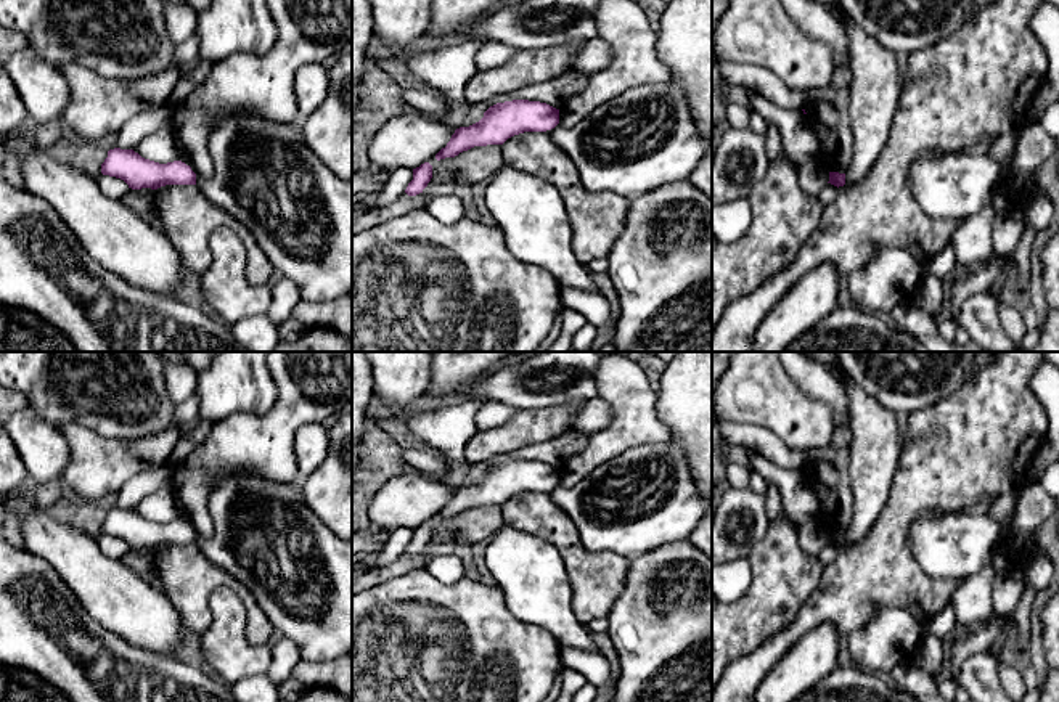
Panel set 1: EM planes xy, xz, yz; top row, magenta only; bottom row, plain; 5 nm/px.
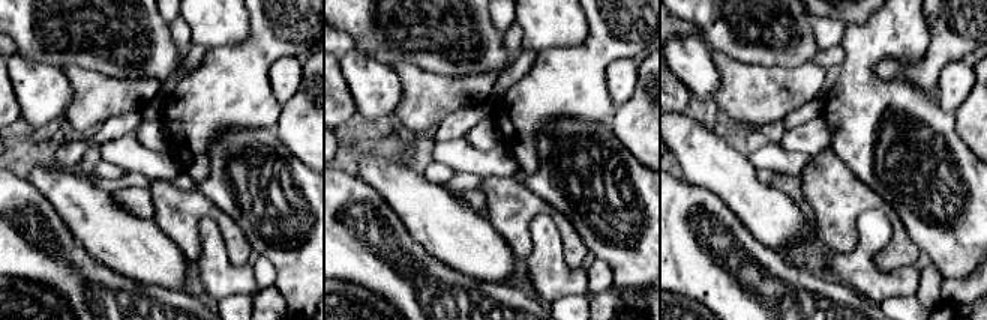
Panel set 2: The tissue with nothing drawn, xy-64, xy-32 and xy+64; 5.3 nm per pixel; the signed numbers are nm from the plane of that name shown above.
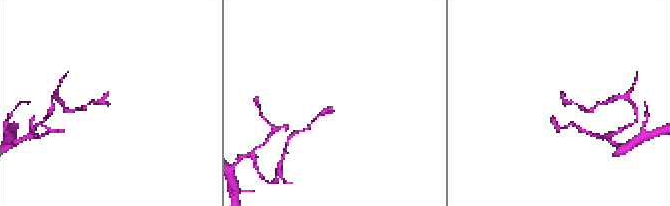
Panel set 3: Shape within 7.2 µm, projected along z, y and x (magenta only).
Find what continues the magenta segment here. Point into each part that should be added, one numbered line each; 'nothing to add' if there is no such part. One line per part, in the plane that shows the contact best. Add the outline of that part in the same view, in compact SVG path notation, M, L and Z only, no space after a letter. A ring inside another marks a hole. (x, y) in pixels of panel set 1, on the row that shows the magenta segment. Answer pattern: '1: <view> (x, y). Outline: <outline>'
nothing to add

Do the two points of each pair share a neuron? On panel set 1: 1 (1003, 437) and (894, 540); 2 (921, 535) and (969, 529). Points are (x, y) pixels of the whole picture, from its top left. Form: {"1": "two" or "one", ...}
{"1": "one", "2": "one"}

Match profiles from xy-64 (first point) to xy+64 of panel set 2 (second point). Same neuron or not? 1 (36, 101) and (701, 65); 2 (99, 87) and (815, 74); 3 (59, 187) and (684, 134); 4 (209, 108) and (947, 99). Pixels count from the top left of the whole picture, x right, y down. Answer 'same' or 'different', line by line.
1: same
2: same
3: same
4: different

